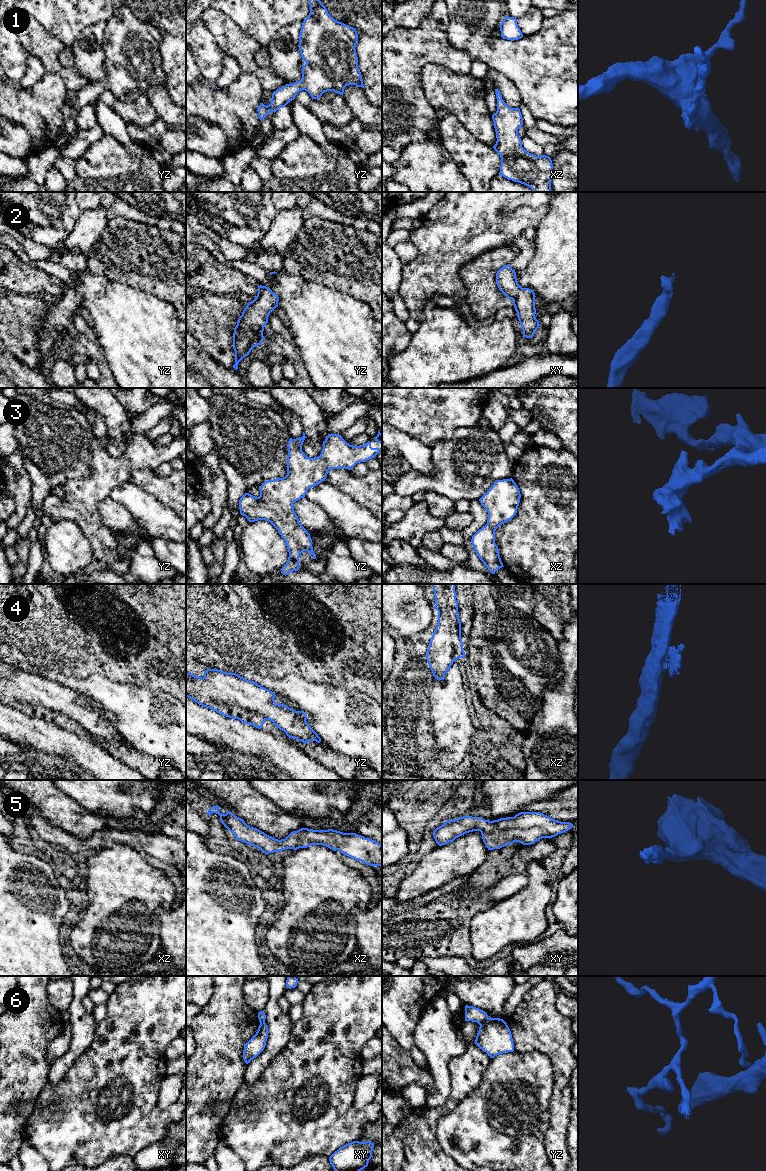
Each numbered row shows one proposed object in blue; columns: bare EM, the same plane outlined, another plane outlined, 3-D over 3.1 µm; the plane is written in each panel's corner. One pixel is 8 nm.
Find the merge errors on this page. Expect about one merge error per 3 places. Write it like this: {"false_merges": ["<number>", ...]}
{"false_merges": ["6"]}

